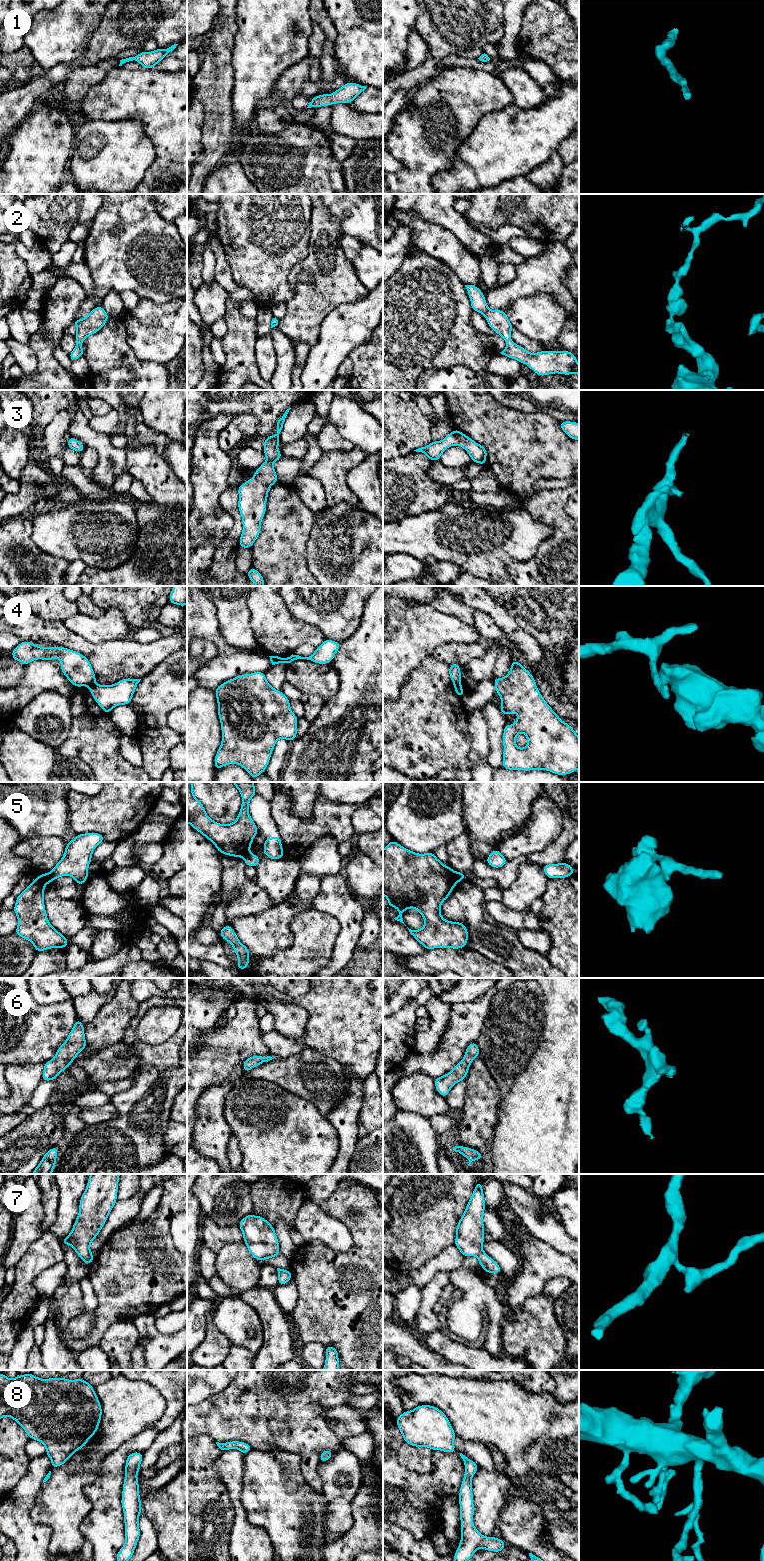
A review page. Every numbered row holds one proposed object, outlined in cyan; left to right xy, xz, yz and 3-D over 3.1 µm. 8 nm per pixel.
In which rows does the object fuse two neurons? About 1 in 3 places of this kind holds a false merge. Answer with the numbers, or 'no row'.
4, 5

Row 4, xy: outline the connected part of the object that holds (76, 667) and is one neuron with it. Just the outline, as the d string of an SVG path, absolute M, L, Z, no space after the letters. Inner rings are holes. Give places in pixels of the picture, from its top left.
M22 641L11 654L13 660L25 666L37 659L51 661L57 657L61 662L61 672L76 688L95 684L96 676L91 663L77 651L62 646L41 647L30 641Z

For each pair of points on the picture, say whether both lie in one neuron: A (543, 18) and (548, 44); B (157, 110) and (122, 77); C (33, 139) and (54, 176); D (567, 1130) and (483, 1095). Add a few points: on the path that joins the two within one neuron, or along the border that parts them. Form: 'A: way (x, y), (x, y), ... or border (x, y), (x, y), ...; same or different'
A: way (548, 24), (554, 32), (549, 38); same
B: way (148, 101), (131, 85); same
C: way (39, 148), (39, 161), (45, 167); same
D: border (493, 1078), (500, 1092), (497, 1124); different

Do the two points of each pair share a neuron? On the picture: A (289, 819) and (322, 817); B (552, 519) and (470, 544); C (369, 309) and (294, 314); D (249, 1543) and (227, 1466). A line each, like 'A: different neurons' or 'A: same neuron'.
A: same neuron
B: different neurons
C: different neurons
D: same neuron

